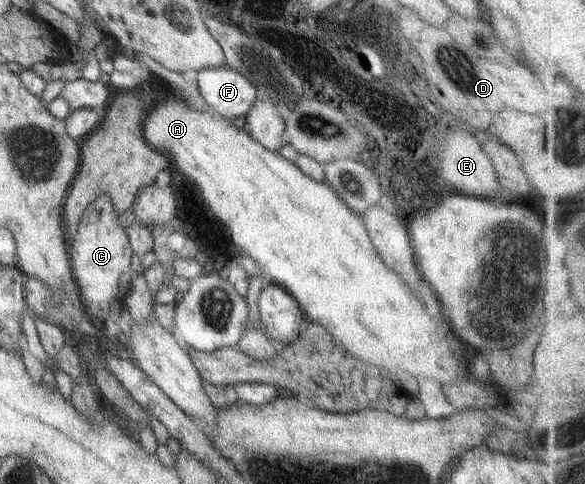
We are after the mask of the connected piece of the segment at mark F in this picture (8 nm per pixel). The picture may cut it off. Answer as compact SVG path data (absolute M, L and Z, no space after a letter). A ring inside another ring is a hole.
M231 67L199 70L196 79L201 97L223 118L245 115L258 100L255 85Z

